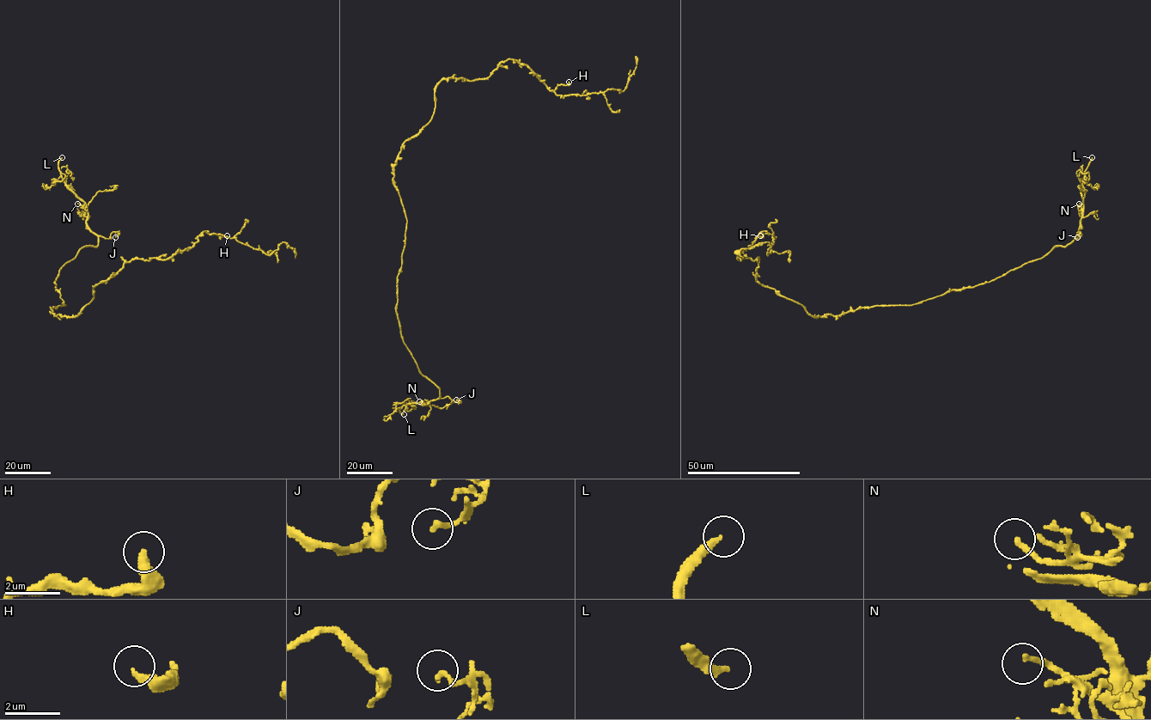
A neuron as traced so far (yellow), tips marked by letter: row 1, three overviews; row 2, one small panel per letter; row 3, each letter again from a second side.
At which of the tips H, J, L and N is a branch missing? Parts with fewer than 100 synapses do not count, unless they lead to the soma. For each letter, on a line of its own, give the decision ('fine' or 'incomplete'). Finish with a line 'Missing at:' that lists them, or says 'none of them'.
H: fine
J: fine
L: incomplete
N: fine
Missing at: L

